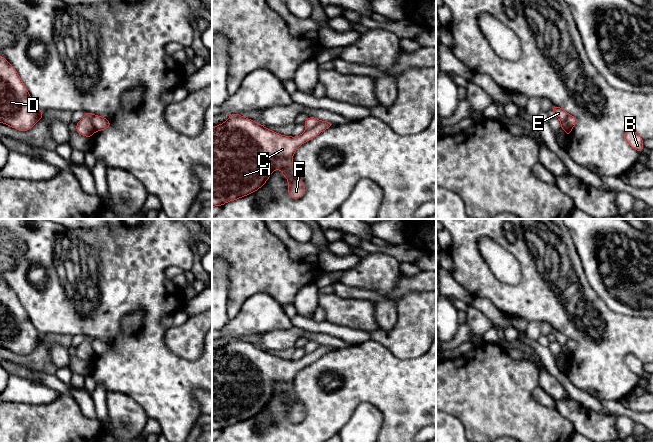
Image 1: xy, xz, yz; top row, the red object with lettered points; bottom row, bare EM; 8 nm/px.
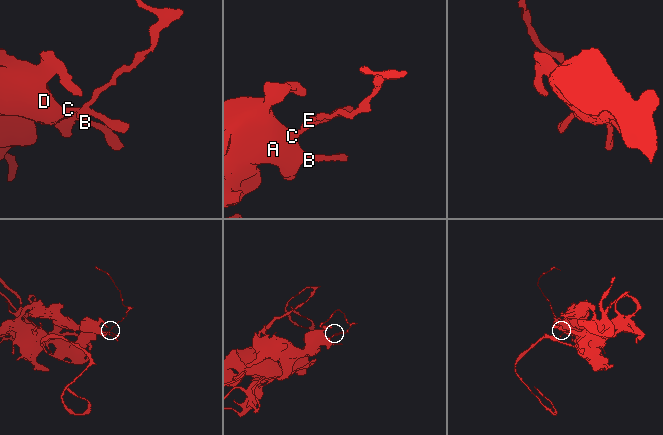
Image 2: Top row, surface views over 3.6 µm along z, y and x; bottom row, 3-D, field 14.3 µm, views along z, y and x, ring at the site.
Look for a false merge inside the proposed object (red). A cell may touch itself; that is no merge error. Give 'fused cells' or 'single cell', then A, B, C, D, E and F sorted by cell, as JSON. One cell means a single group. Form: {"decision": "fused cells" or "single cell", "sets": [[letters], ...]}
{"decision": "fused cells", "sets": [["A", "B", "C", "D", "F"], ["E"]]}

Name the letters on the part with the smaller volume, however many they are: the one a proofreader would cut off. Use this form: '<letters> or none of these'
E

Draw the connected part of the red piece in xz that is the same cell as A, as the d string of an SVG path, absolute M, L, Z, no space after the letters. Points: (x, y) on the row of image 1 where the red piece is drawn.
M229 114L226 122L212 128L212 207L257 191L275 169L281 169L288 179L288 195L293 199L300 198L306 188L294 173L292 157L299 146L332 126L331 122L321 121L315 128L294 138L280 135L240 114Z

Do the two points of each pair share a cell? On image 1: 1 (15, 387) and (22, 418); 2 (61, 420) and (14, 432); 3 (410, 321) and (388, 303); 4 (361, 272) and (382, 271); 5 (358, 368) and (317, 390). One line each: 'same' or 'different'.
1: different
2: same
3: different
4: same
5: same

